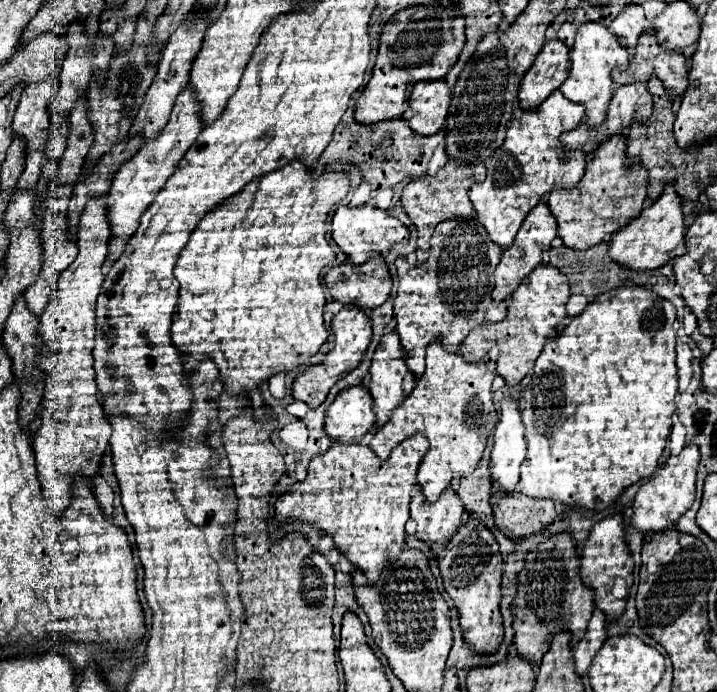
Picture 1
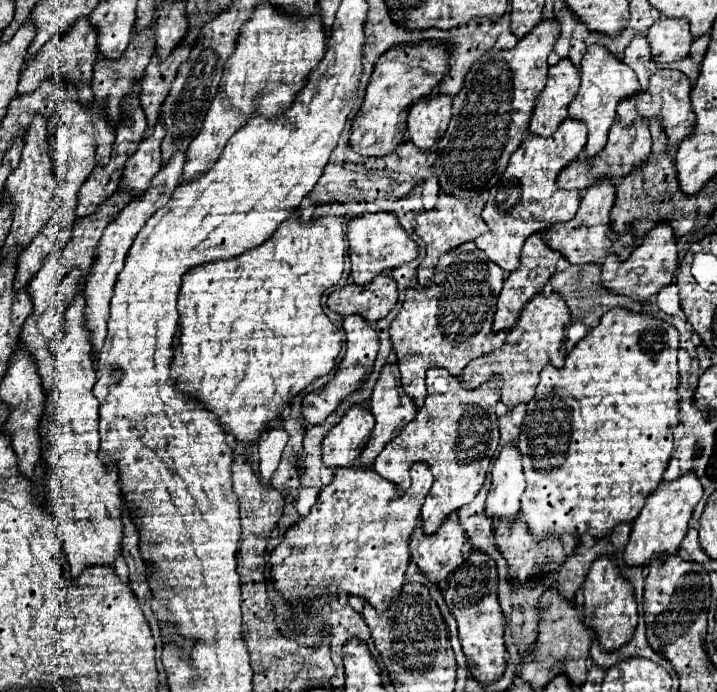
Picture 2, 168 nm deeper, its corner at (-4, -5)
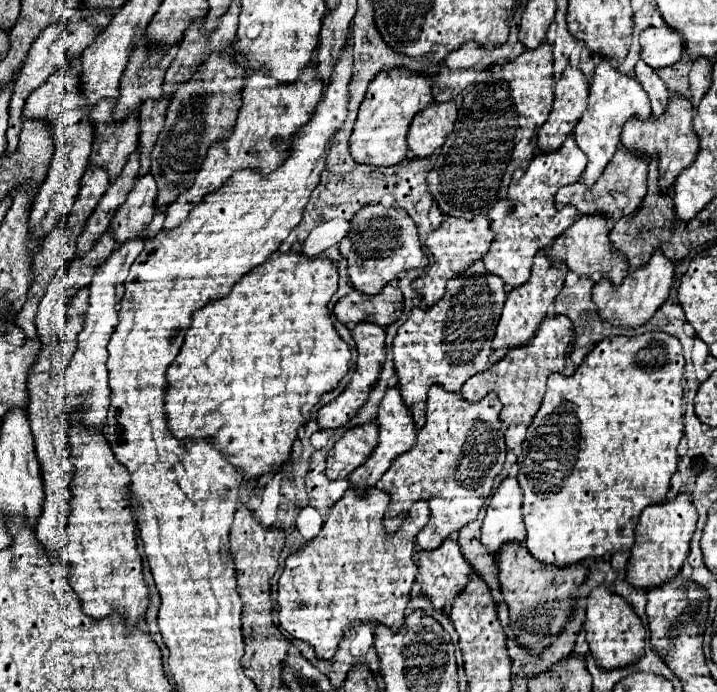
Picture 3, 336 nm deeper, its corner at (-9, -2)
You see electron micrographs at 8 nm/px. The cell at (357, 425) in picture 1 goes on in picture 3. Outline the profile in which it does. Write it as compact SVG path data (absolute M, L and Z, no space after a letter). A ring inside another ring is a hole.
M365 422L347 430L329 450L325 474L331 480L347 478L371 454L371 450L377 446L377 438L379 430L375 422Z

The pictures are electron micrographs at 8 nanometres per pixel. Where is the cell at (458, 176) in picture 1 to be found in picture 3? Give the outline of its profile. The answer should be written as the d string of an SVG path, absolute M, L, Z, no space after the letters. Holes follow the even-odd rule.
M443 214L443 224L437 230L429 232L429 236L427 236L427 248L431 250L431 256L435 262L431 264L431 268L427 268L425 276L415 278L415 282L413 282L413 288L423 296L423 300L427 300L427 306L433 306L445 294L447 278L459 276L473 260L483 258L483 254L489 250L489 244L493 242L493 238L495 238L495 232L491 230L485 214L479 214L471 220Z

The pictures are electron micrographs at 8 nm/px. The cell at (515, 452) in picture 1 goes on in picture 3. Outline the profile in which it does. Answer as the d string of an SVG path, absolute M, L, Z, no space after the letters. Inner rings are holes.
M507 476L491 494L481 528L481 542L487 546L487 550L491 550L491 554L499 552L503 542L525 540L525 524L521 512L523 492L517 478Z

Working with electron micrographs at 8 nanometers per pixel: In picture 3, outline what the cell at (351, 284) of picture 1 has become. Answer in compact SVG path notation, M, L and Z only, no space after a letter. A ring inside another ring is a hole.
M391 284L373 296L353 290L333 306L333 312L343 324L373 322L377 326L389 326L399 320L403 312L403 294Z

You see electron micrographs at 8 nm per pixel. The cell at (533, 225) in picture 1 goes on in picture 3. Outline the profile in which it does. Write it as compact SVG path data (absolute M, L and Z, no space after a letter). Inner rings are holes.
M539 250L533 260L531 278L507 294L507 302L503 306L503 312L501 312L501 318L497 324L497 332L493 338L493 348L503 348L503 346L515 348L523 342L529 342L531 334L535 334L535 326L539 326L539 322L549 312L547 310L549 304L559 294L559 290L565 282L565 276L567 276L567 266L563 266L563 262L551 262L549 256L545 254L545 250Z

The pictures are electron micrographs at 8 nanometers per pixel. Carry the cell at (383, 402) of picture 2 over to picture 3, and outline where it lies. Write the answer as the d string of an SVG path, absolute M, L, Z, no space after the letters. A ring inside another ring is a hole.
M391 386L387 388L381 404L379 404L379 414L377 414L377 426L379 426L379 444L375 446L375 450L371 452L371 456L365 460L363 466L359 466L357 470L353 470L349 474L349 482L353 488L357 490L367 490L371 486L375 486L379 482L379 478L385 474L385 470L391 466L391 460L403 452L407 452L413 444L415 444L415 434L417 434L417 426L413 422L413 416L409 412L409 408L405 406L399 386Z

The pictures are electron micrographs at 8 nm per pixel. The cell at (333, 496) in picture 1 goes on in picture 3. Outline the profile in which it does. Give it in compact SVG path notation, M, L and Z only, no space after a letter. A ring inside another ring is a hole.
M349 488L345 496L329 508L329 516L321 532L313 540L305 542L305 546L301 546L297 552L289 554L285 560L285 570L279 578L277 590L277 620L279 626L293 638L311 644L317 658L331 658L343 632L355 622L379 622L389 626L391 630L397 630L405 620L409 592L417 576L417 566L413 562L415 536L429 522L429 502L413 502L399 530L387 532L383 526L383 514L389 502L391 496L387 496L385 490L369 488L367 492L359 492L355 488Z

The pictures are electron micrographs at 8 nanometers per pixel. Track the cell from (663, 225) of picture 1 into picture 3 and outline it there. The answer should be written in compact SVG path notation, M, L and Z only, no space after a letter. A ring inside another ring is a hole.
M657 248L651 260L645 266L631 270L631 274L619 286L611 284L607 278L601 278L593 288L593 300L597 302L599 316L611 322L613 326L621 324L621 326L635 328L645 324L655 314L655 310L669 298L673 274L675 274L675 264L669 258L665 258L665 254Z

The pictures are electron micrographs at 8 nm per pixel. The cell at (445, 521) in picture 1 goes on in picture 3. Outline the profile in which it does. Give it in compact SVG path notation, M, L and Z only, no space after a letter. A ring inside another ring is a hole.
M447 538L435 550L421 550L421 548L417 548L415 554L413 554L413 558L415 558L415 564L419 568L417 582L421 584L421 592L431 598L435 610L449 612L455 594L459 594L459 590L463 590L463 586L467 586L469 574L471 574L471 566L469 566L469 562L463 556L461 546L457 544L457 540Z

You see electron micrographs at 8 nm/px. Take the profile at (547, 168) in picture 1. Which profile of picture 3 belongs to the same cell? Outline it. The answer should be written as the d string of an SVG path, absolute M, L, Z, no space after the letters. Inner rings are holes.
M573 134L565 138L561 148L549 152L535 154L527 168L517 168L509 186L509 194L505 200L501 200L503 206L493 206L487 212L487 218L491 222L491 228L495 232L495 240L491 242L489 252L483 256L485 268L491 274L497 274L503 278L505 284L511 288L521 286L527 282L533 266L533 256L537 250L547 248L555 236L559 236L565 228L569 228L575 218L575 208L561 208L555 206L555 192L559 186L575 182L587 164L587 156L575 146Z

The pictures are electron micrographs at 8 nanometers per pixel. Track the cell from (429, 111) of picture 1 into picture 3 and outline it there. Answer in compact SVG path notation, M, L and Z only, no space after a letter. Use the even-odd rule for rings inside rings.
M431 102L425 110L417 112L409 126L409 148L417 158L427 158L435 148L443 146L447 134L453 130L457 118L455 102Z

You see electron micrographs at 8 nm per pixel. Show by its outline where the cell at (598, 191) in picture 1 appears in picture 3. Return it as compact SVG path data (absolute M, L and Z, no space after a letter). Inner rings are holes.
M581 214L561 236L557 236L551 244L551 248L545 248L551 260L561 260L567 264L569 270L577 272L579 276L591 276L593 272L601 272L607 276L613 284L623 282L627 276L629 264L623 254L619 254L609 240L609 218L603 214Z

